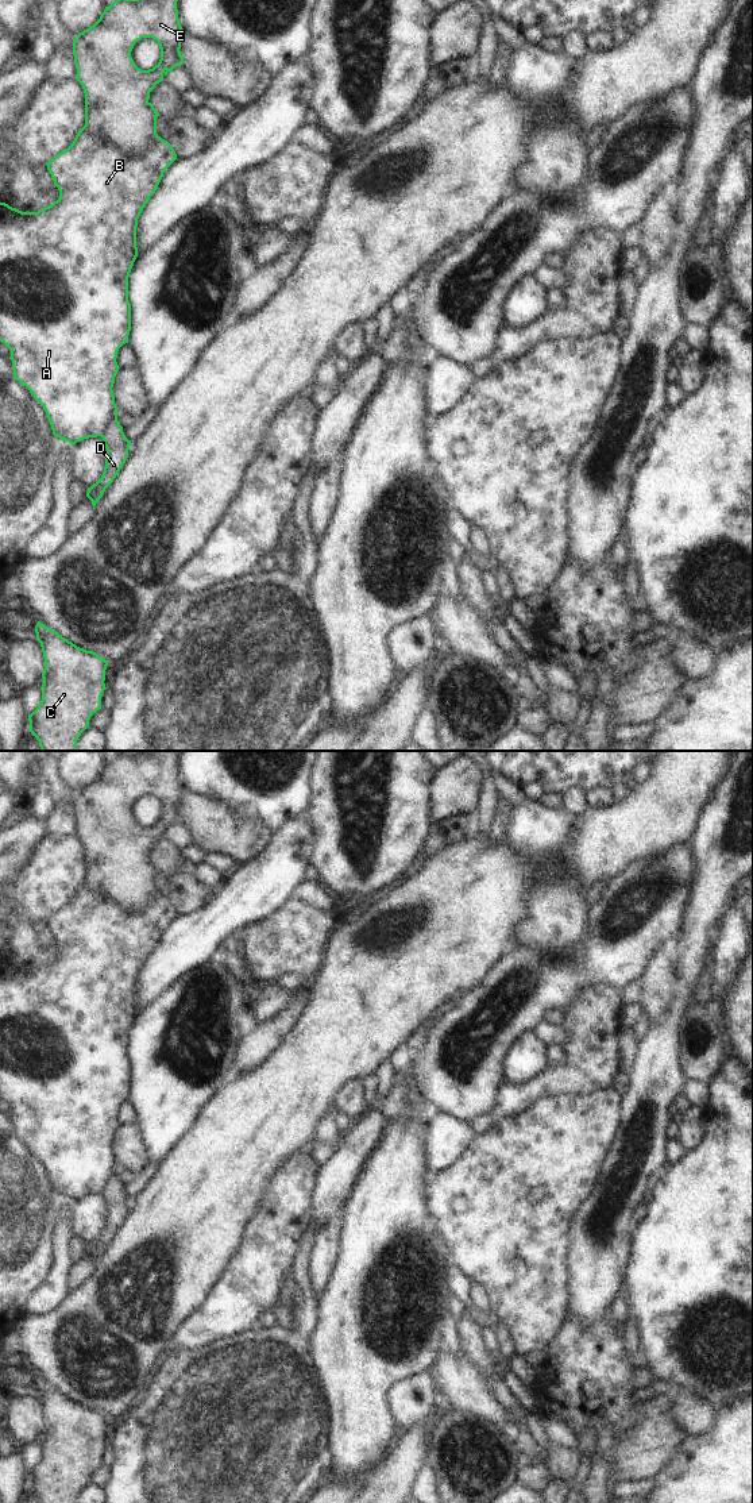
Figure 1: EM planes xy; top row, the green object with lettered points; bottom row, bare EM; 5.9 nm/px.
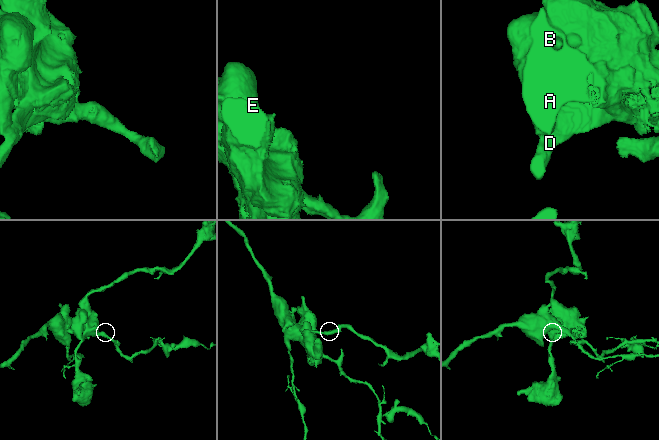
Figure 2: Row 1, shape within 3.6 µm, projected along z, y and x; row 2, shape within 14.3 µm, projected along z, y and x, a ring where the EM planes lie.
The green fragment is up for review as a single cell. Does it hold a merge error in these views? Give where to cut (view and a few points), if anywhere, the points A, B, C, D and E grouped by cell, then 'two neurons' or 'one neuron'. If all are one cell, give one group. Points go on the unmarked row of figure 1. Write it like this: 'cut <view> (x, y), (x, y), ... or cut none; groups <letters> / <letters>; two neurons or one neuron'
cut xy (84, 882), (130, 910), (138, 910), (157, 890); groups A B / C D E; two neurons

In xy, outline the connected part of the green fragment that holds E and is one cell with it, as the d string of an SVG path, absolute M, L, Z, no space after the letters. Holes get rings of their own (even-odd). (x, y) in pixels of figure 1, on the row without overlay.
M142 751L138 755L117 754L105 763L100 775L73 797L76 836L85 849L85 883L130 912L140 912L157 891L159 870L148 858L150 848L175 822L184 820L181 798L185 791L179 781L177 758L179 751ZM142 794L152 794L161 805L159 818L148 826L139 825L131 808Z

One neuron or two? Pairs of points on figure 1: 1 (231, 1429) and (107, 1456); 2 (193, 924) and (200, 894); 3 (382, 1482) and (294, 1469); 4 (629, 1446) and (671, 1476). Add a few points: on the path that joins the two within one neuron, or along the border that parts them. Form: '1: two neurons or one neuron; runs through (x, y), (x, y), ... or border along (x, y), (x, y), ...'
1: two neurons; border along (111, 1444), (112, 1460), (108, 1464)
2: two neurons; border along (211, 893), (200, 906), (177, 914)
3: two neurons; border along (327, 1478), (313, 1488)
4: two neurons; border along (679, 1444), (671, 1459), (653, 1476)

